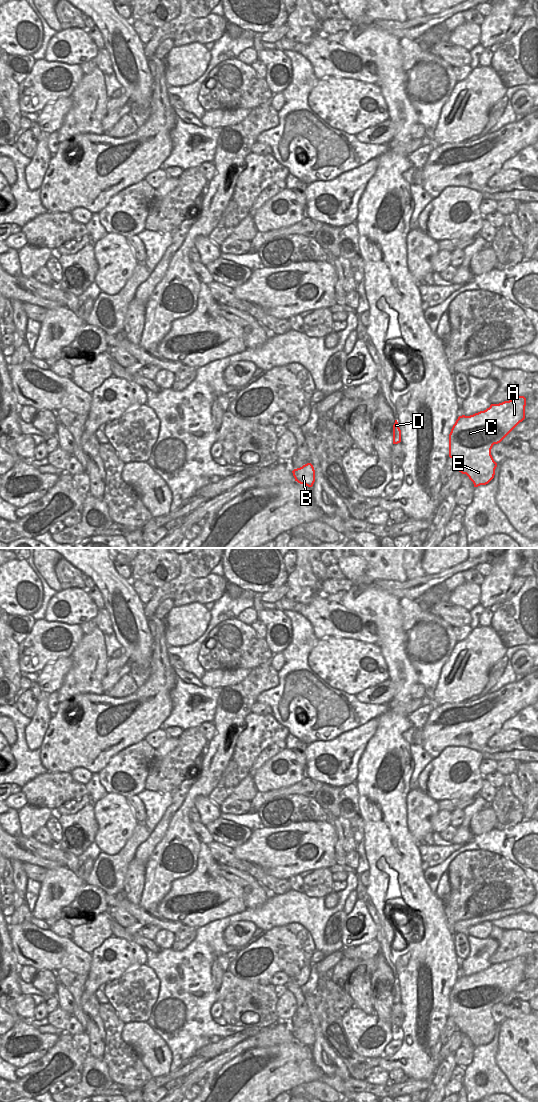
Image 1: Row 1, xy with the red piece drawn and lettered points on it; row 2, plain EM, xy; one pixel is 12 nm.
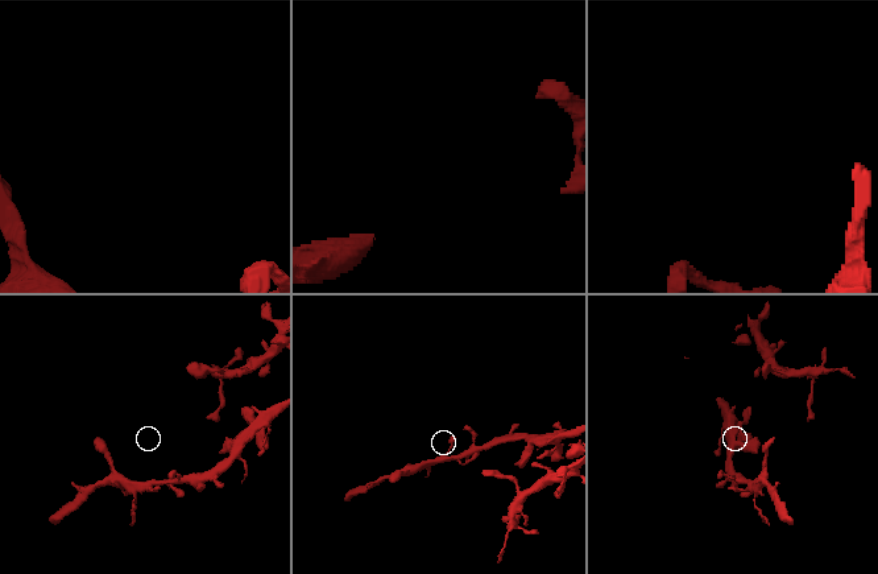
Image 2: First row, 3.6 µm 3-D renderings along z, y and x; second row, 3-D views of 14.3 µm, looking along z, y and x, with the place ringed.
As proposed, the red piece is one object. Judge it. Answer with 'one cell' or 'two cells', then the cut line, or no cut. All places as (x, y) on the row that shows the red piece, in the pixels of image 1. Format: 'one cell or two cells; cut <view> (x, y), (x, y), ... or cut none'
one cell; cut none

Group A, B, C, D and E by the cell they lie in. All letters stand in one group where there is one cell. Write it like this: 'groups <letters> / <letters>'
groups A B C D E

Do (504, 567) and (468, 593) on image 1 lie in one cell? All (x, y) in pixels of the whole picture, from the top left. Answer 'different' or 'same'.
different

